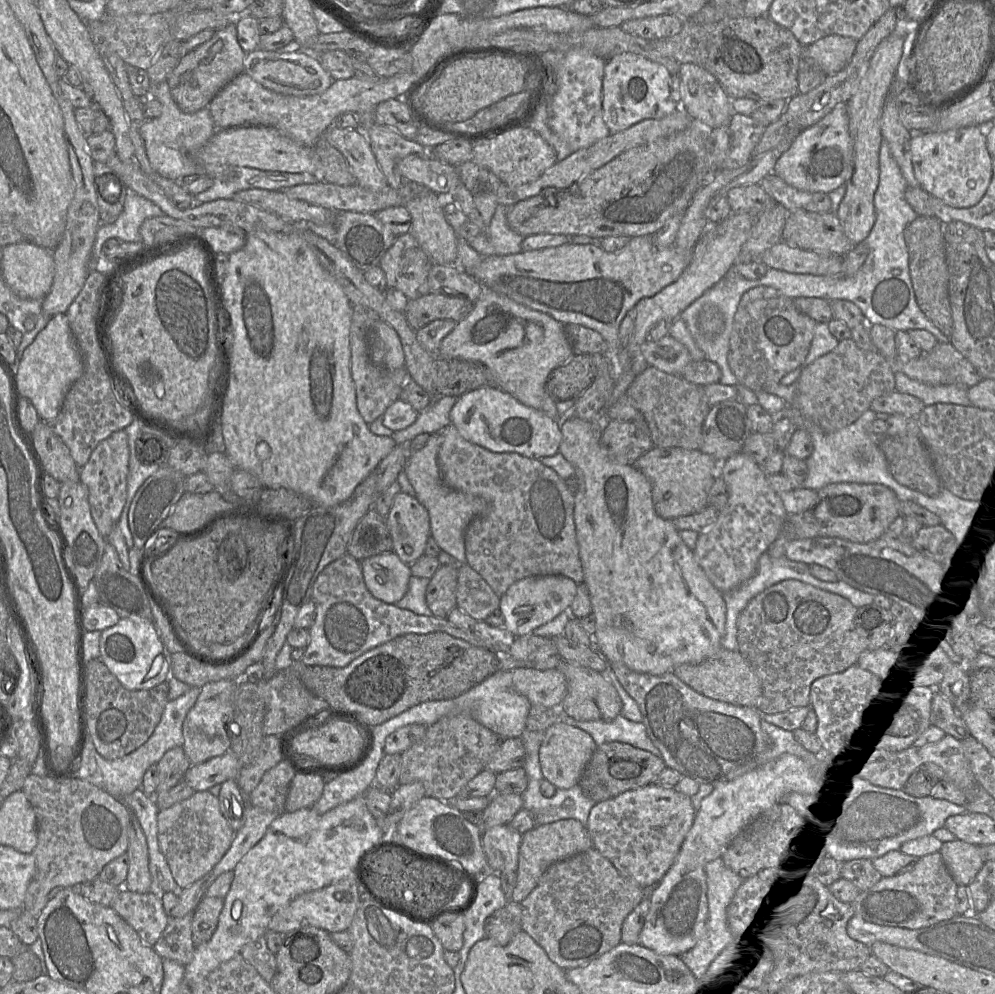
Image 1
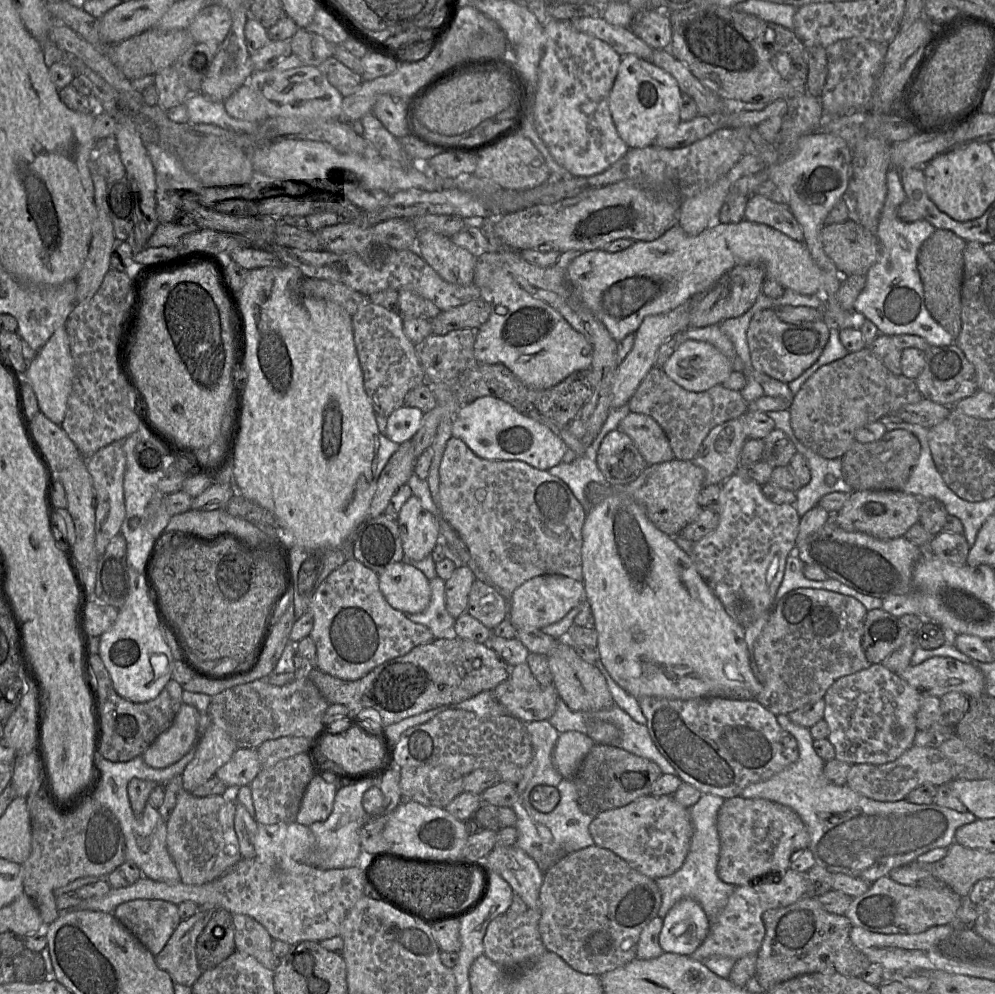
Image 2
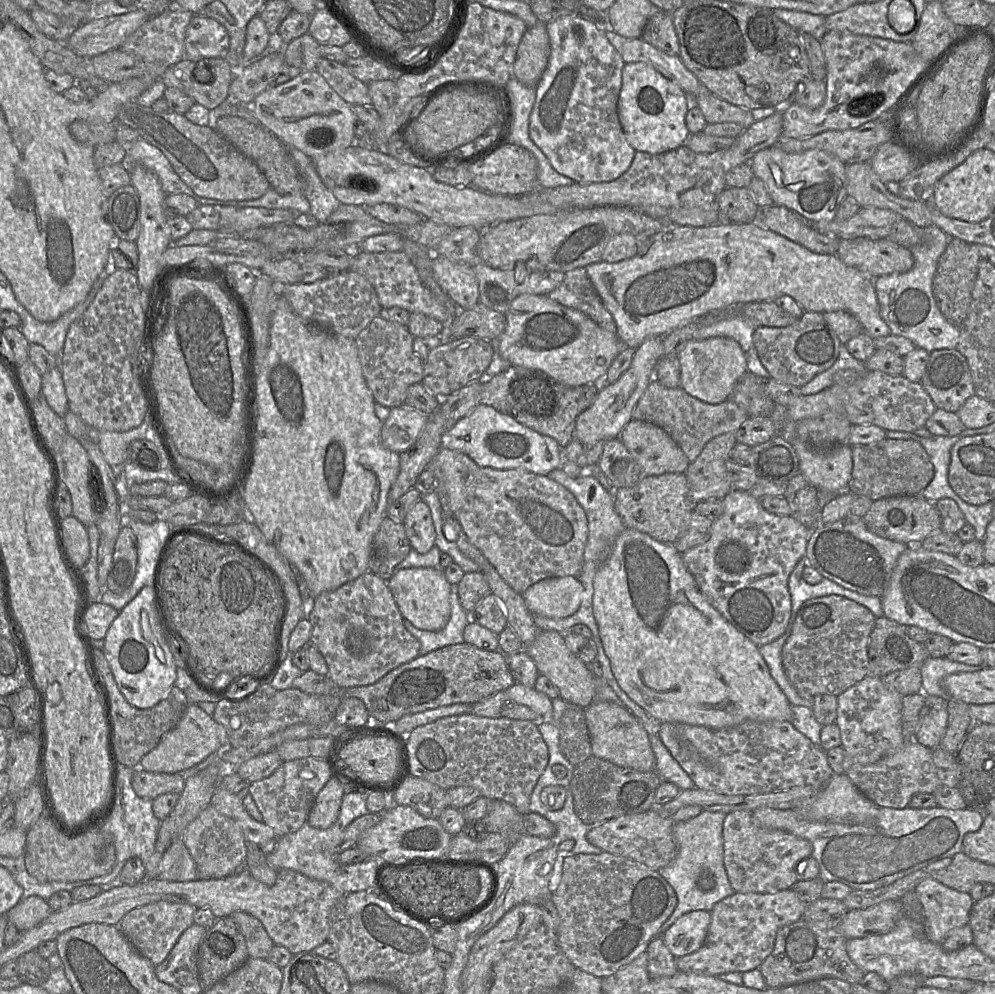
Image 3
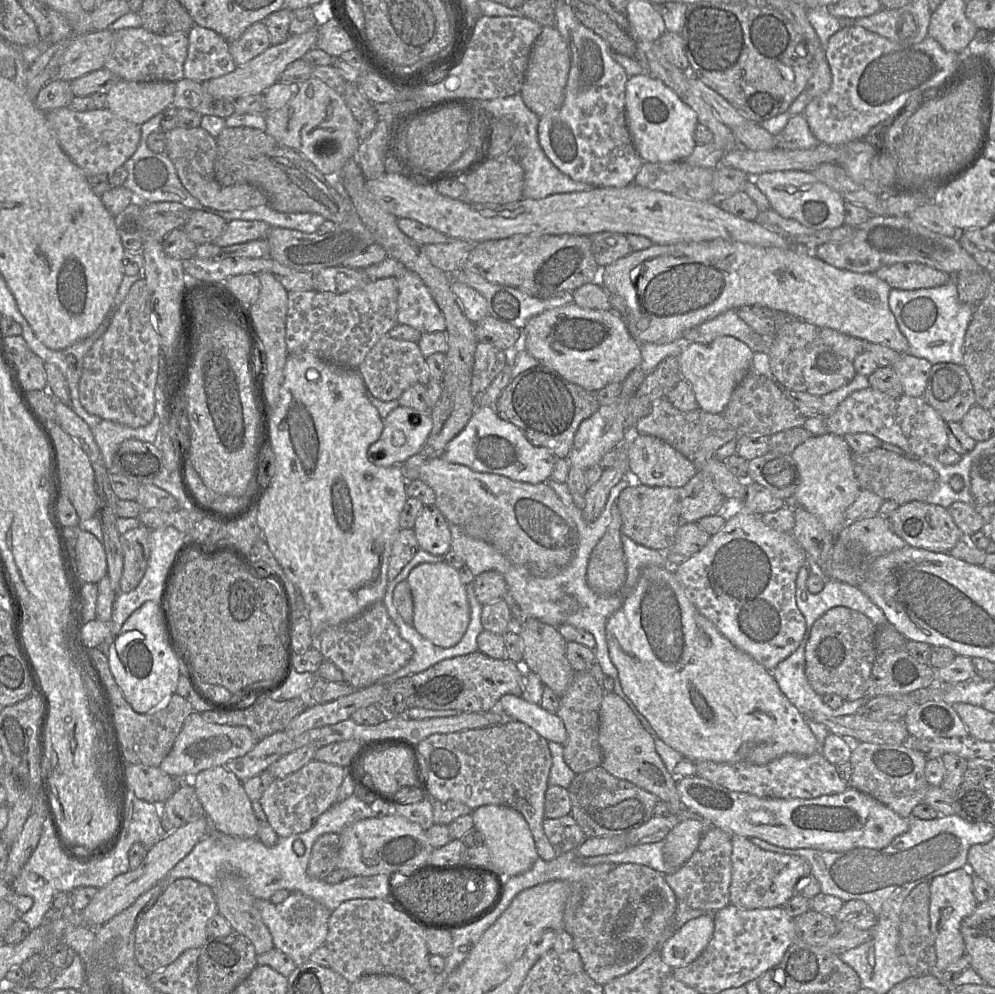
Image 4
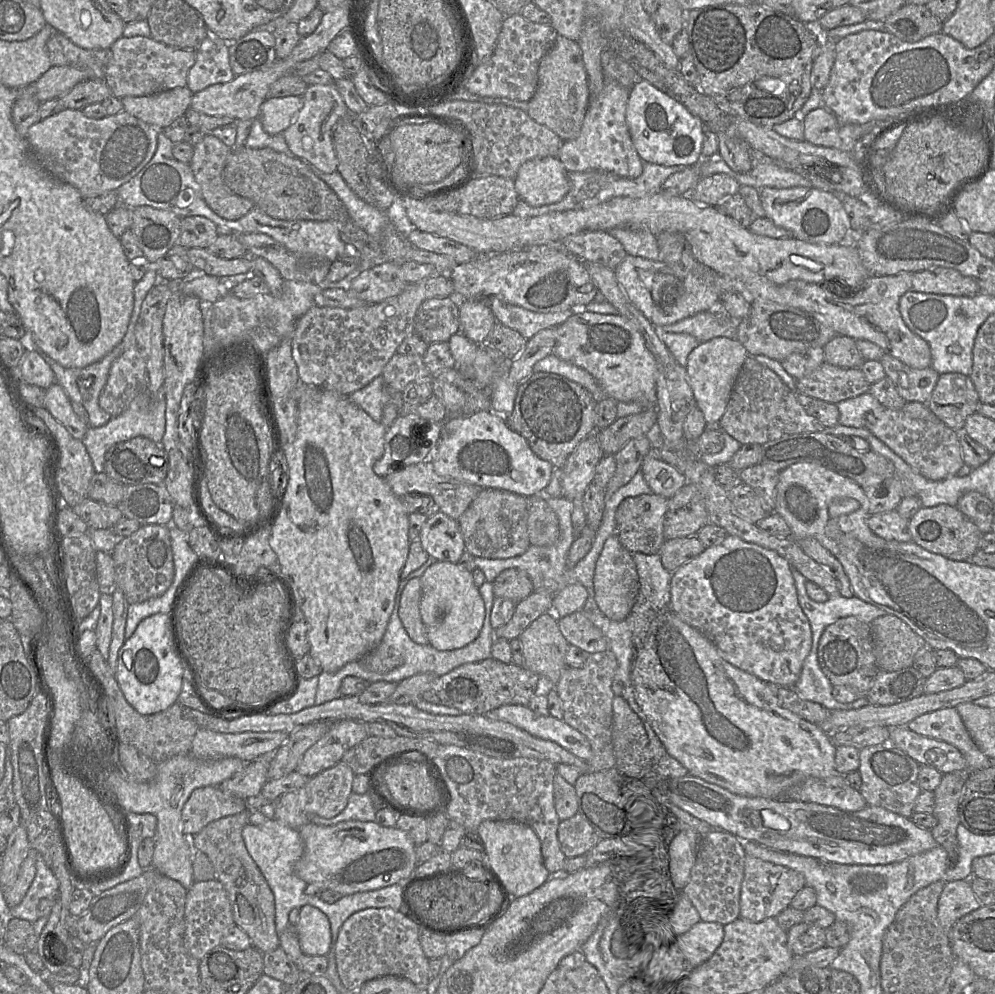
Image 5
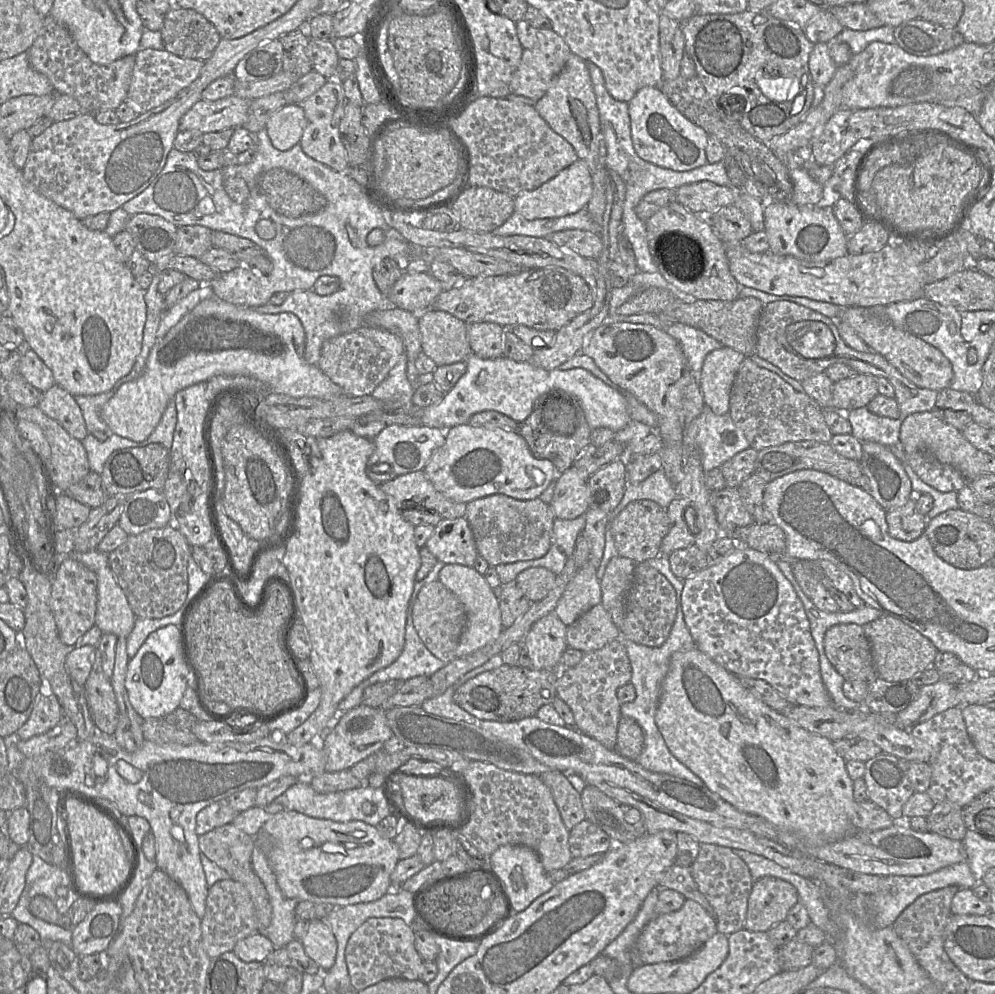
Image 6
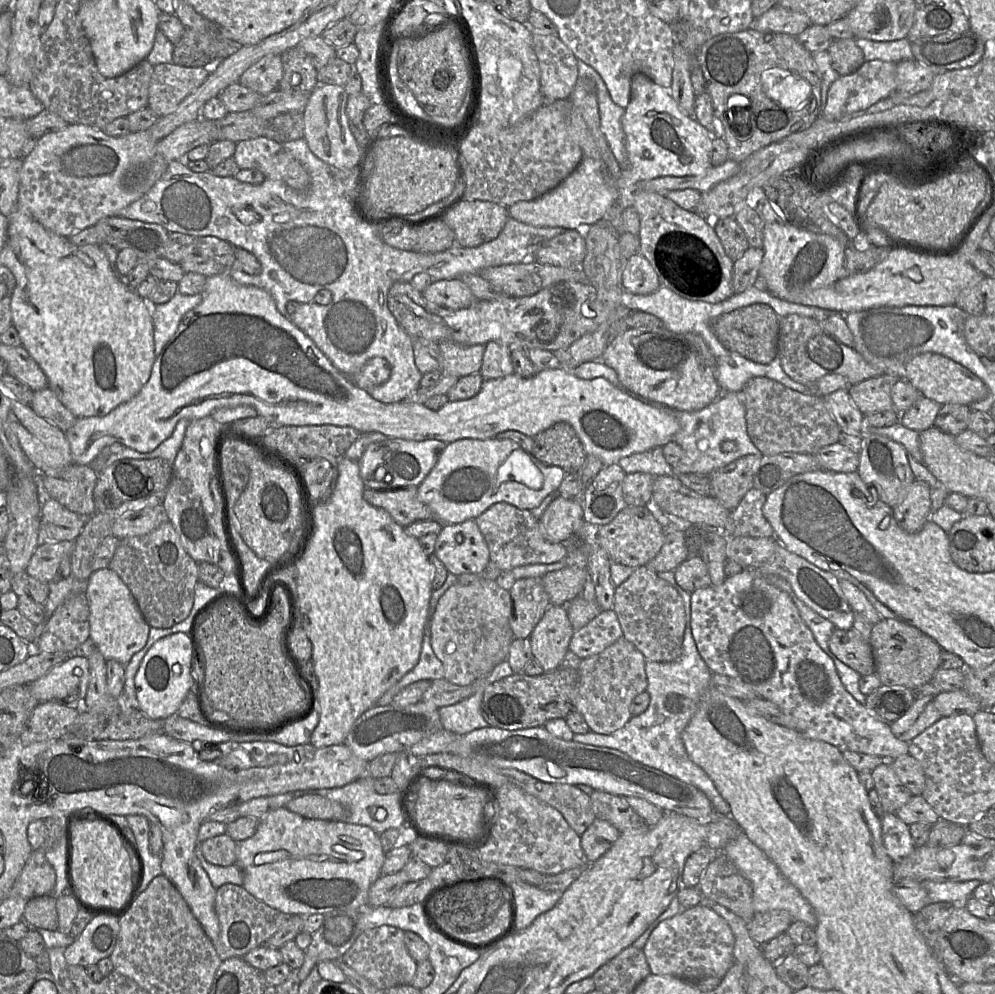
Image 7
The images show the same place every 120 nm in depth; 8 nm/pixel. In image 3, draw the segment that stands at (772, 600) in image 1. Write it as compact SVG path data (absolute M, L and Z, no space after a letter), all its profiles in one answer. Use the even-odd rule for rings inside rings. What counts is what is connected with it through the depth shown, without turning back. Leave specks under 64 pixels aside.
M828 595L806 600L789 624L789 636L781 652L782 666L791 685L805 698L839 696L864 679L870 672L868 642L875 620L869 609L843 596Z

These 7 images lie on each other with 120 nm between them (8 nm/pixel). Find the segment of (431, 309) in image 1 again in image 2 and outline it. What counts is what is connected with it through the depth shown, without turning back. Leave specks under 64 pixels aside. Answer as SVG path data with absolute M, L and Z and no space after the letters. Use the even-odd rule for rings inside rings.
M482 298L441 311L430 320L432 334L445 335L453 330L478 330L489 318L490 304Z

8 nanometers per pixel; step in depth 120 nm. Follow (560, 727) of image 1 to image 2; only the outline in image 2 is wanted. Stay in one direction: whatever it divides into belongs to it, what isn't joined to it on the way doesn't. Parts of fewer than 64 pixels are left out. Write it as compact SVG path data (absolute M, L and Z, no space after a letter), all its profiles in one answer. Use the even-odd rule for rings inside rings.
M577 731L559 734L552 753L552 763L563 779L572 779L595 742Z

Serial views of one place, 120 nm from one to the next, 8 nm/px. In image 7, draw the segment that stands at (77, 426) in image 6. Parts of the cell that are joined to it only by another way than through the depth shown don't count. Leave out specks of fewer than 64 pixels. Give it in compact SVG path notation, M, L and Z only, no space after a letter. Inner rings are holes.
M49 387L35 391L30 406L38 416L64 432L78 419Z

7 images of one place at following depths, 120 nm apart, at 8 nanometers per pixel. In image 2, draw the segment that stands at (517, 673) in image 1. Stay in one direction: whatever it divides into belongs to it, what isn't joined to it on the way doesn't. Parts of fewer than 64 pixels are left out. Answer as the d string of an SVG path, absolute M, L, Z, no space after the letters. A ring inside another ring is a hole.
M510 677L500 683L493 693L507 714L524 723L548 720L555 712L559 698L554 685L529 691L515 686Z

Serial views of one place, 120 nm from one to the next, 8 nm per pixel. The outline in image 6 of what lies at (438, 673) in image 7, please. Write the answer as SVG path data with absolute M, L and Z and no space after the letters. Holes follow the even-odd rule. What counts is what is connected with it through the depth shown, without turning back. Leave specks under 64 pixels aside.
M407 608L405 643L401 654L392 664L364 680L364 687L391 680L406 681L417 676L430 677L445 665L421 641L413 625L412 610Z

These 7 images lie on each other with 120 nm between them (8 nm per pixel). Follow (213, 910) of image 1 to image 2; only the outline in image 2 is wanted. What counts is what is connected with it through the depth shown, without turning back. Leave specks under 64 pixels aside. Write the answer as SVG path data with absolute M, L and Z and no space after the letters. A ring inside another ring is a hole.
M217 909L197 939L198 964L202 971L212 969L235 951L233 915Z

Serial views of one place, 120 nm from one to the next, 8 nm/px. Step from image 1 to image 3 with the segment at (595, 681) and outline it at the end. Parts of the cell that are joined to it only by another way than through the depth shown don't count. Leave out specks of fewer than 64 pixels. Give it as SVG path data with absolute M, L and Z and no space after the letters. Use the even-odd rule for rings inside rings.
M539 630L535 640L524 646L540 674L546 676L567 703L587 708L595 701L595 678L585 663L577 658L566 644L565 634L554 630Z

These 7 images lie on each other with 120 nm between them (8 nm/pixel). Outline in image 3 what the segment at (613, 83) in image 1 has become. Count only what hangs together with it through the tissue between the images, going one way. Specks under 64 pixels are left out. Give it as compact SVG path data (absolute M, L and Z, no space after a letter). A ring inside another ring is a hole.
M642 62L625 64L617 109L625 137L636 151L659 154L683 146L691 134L686 126L690 105L687 94L653 67Z

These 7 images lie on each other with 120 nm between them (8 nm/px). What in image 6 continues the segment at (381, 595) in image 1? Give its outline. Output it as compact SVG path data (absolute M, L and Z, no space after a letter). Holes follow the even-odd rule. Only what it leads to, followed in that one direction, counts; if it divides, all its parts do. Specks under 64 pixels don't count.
M446 564L439 572L438 581L452 591L464 605L467 623L456 648L456 657L468 655L495 640L504 627L501 620L499 599L483 575L473 567Z

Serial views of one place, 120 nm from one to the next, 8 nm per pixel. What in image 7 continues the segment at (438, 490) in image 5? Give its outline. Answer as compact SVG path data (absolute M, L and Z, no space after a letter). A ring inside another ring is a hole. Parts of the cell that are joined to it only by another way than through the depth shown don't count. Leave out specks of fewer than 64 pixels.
M416 486L397 489L366 489L363 498L372 506L387 511L400 526L406 527L418 520L436 520L433 511L418 498Z

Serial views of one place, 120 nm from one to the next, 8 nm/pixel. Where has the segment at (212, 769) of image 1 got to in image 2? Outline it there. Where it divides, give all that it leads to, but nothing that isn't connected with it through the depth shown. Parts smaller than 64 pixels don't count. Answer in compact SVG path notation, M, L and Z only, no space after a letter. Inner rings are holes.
M237 748L231 759L220 767L215 777L227 786L250 785L261 771L256 749Z

